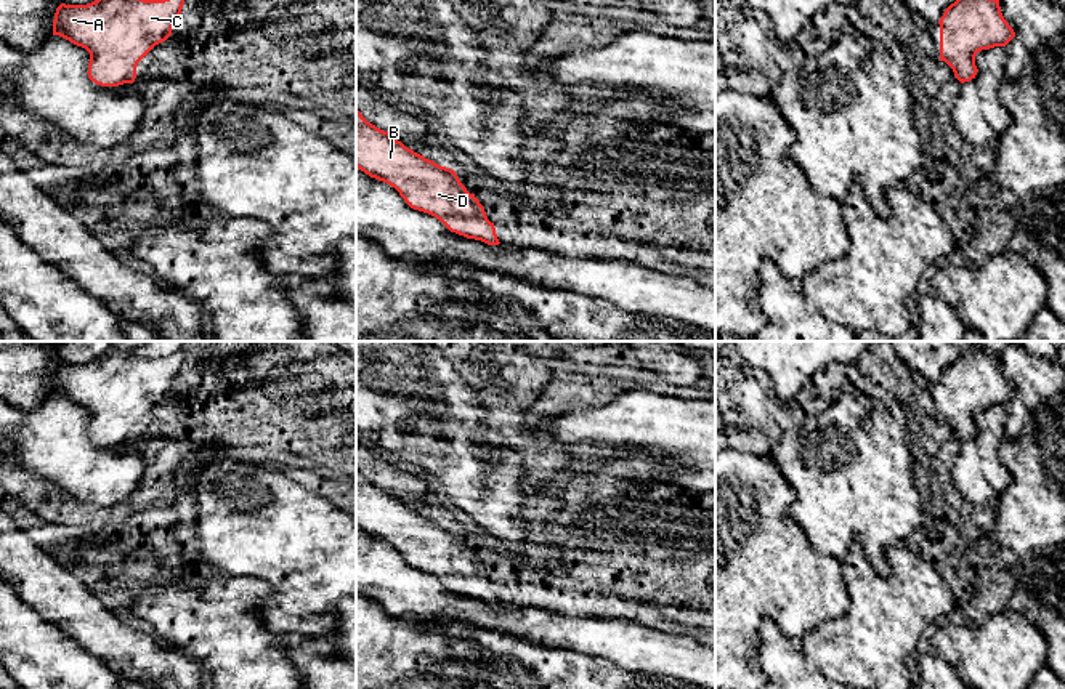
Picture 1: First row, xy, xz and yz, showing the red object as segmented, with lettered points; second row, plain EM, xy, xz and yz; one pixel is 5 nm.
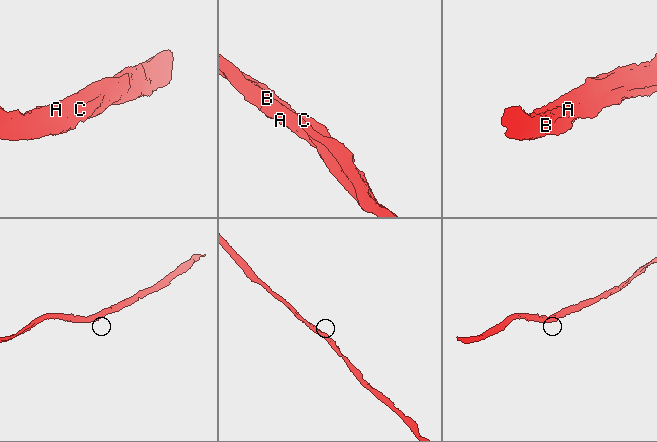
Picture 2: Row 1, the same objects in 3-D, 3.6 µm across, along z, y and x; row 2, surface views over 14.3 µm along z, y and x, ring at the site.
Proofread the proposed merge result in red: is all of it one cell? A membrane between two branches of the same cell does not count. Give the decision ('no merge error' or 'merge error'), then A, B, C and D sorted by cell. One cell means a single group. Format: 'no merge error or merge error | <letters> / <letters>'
no merge error | A B C D

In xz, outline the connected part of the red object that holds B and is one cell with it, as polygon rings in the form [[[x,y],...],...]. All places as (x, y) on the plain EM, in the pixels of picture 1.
[[[356,469],[356,527],[395,546],[404,561],[439,578],[451,591],[499,604],[484,566],[454,529],[406,506]]]

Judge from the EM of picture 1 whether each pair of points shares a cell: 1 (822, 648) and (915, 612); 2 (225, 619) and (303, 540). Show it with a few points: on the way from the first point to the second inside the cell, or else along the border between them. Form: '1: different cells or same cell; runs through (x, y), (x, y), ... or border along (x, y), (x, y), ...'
1: same cell; runs through (844, 648), (862, 648), (892, 617)
2: different cells; border along (225, 572), (270, 587), (262, 619)

